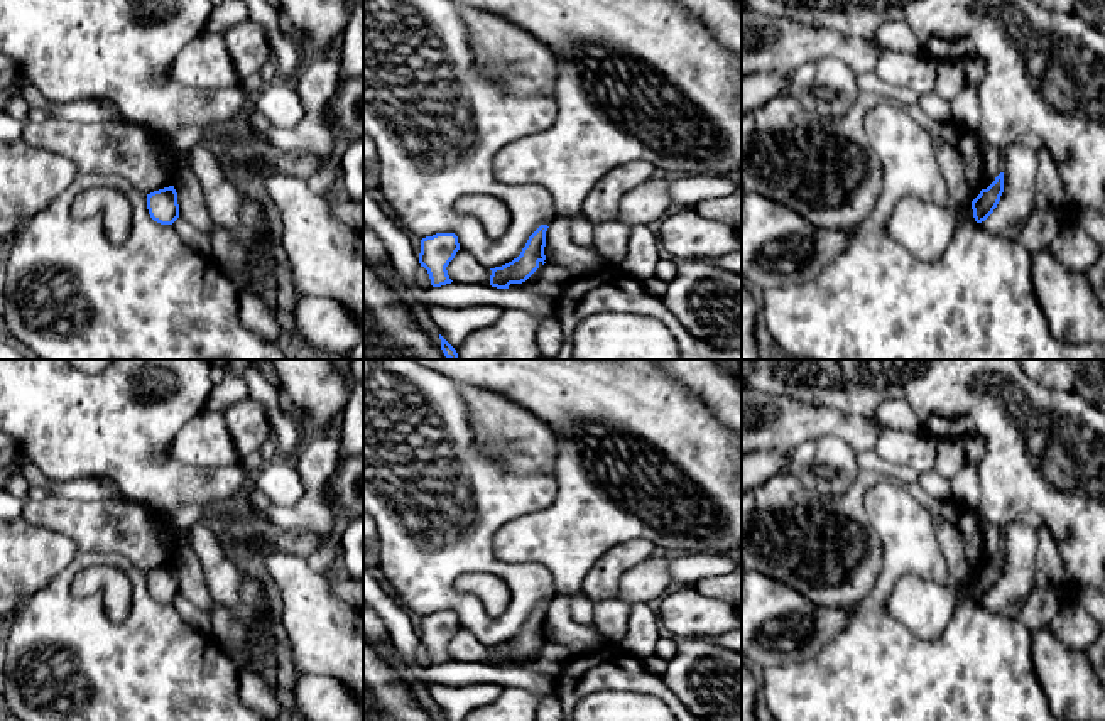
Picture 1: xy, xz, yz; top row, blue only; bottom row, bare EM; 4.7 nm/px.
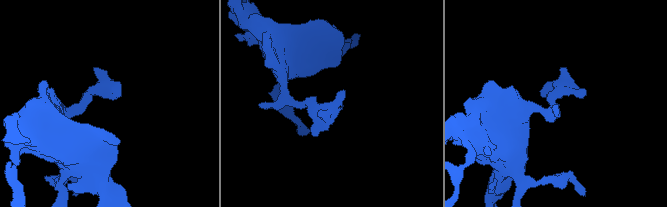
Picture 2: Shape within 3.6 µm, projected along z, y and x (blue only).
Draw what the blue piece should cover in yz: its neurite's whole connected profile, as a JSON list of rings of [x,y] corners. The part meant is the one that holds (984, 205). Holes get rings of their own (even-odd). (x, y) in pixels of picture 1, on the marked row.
[[[1000,172],[995,181],[987,189],[982,189],[980,194],[972,201],[973,218],[977,223],[985,221],[993,213],[1002,192],[1004,172]]]

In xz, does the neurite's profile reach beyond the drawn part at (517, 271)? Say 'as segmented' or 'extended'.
as segmented

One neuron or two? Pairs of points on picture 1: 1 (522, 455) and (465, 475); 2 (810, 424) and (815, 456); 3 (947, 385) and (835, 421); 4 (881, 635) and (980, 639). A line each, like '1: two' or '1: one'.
1: two
2: two
3: two
4: one

